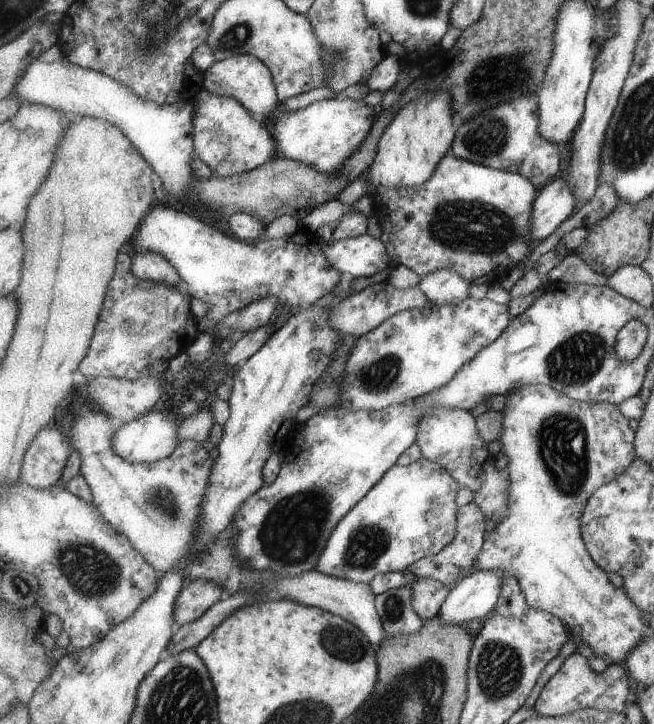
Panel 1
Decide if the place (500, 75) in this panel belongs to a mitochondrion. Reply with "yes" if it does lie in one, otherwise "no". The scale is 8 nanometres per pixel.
yes

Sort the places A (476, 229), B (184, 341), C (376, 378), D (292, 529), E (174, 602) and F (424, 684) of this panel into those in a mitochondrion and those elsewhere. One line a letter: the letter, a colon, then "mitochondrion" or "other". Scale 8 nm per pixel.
A: mitochondrion
B: other
C: mitochondrion
D: mitochondrion
E: other
F: mitochondrion

